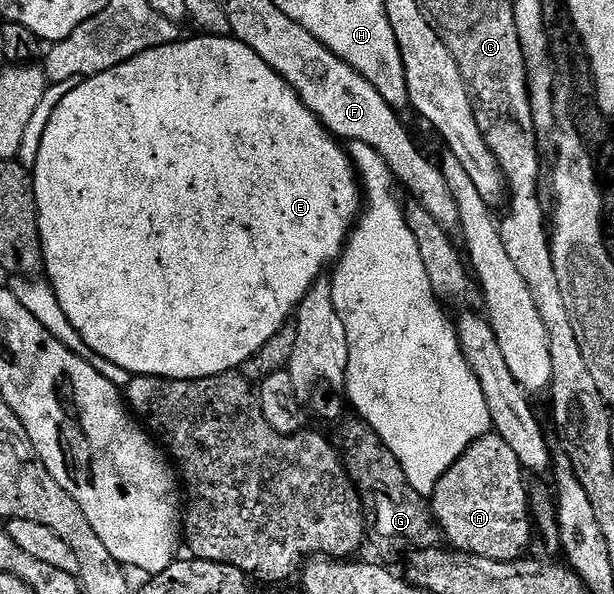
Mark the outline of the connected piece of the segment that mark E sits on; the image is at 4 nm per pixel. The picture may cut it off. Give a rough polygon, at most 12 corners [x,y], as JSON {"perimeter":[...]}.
{"perimeter":[[249,45],[76,82],[46,282],[132,377],[239,371],[361,214]]}

